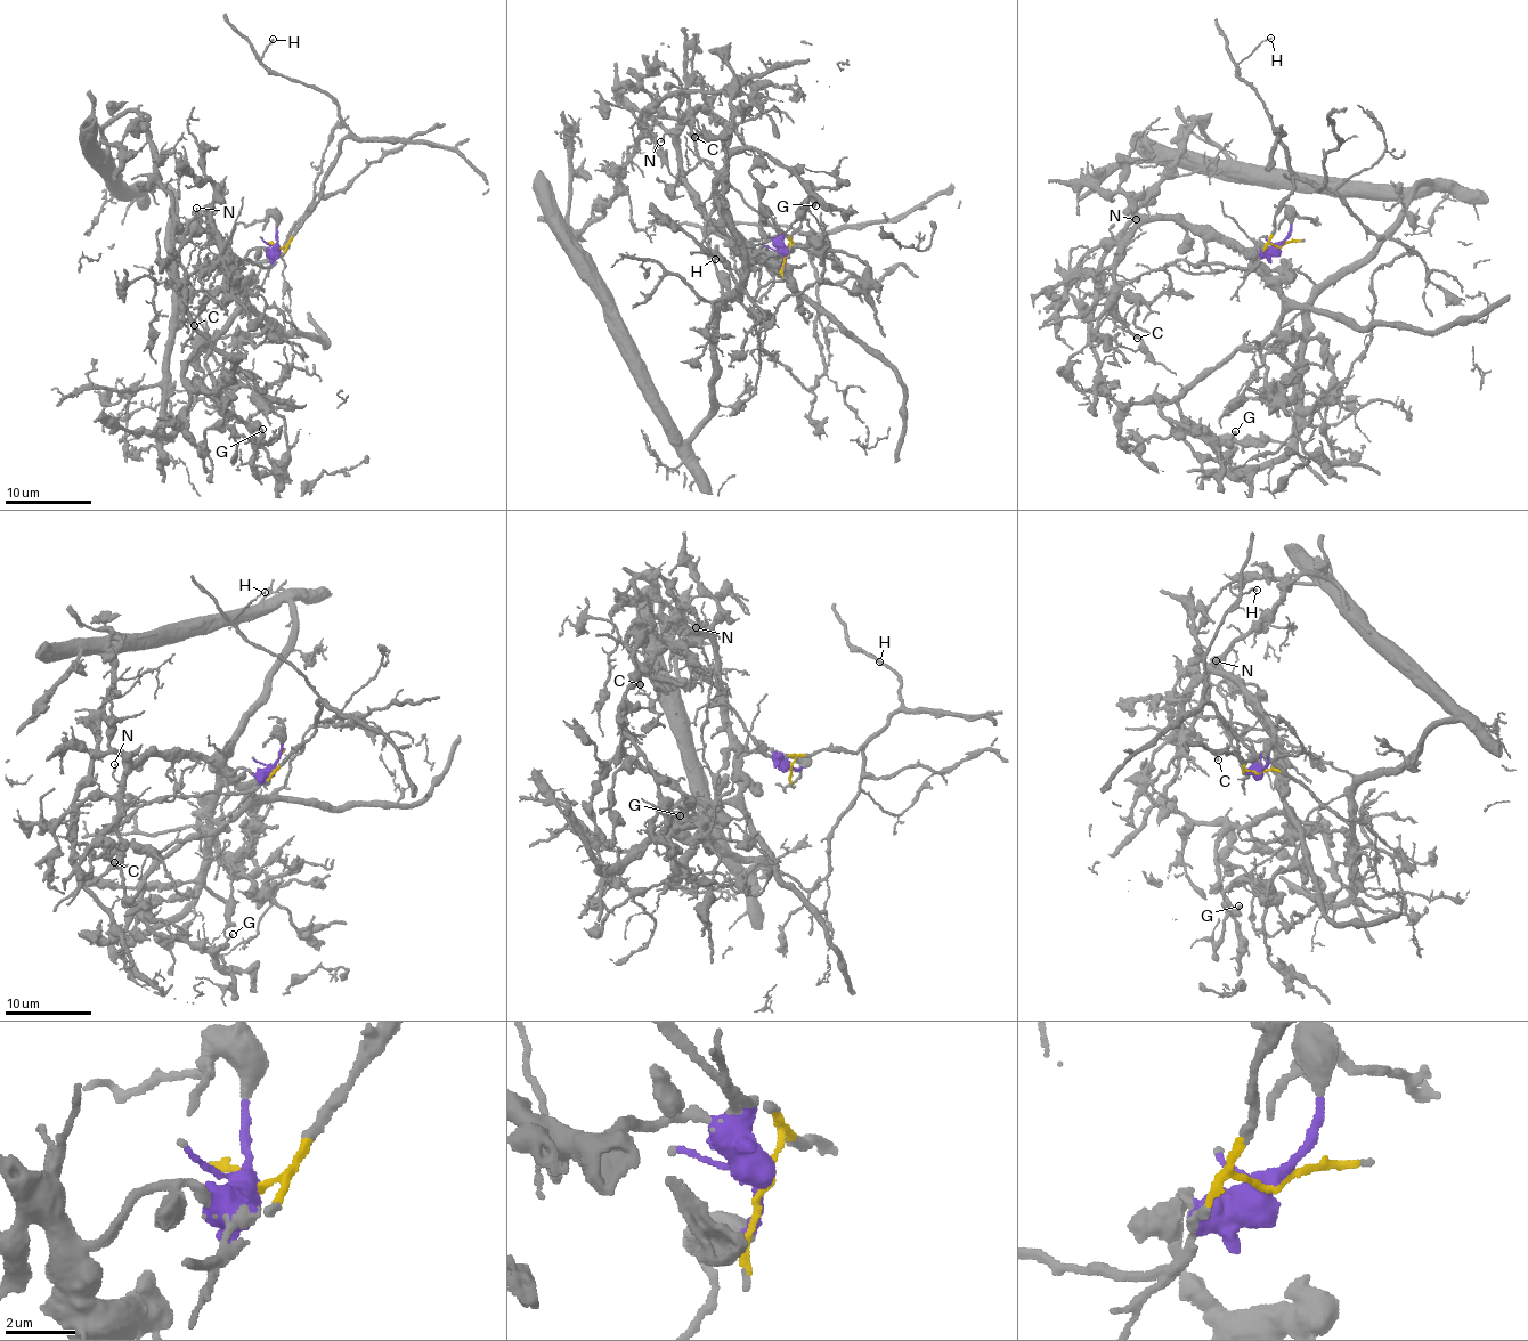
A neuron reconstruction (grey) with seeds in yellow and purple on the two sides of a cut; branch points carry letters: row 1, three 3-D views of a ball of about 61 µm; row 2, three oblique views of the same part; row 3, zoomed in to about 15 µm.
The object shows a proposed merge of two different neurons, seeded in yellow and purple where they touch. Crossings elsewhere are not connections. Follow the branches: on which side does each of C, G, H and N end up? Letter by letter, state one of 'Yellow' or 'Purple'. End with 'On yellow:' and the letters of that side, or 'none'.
C: Purple
G: Purple
H: Yellow
N: Purple
On yellow: H

